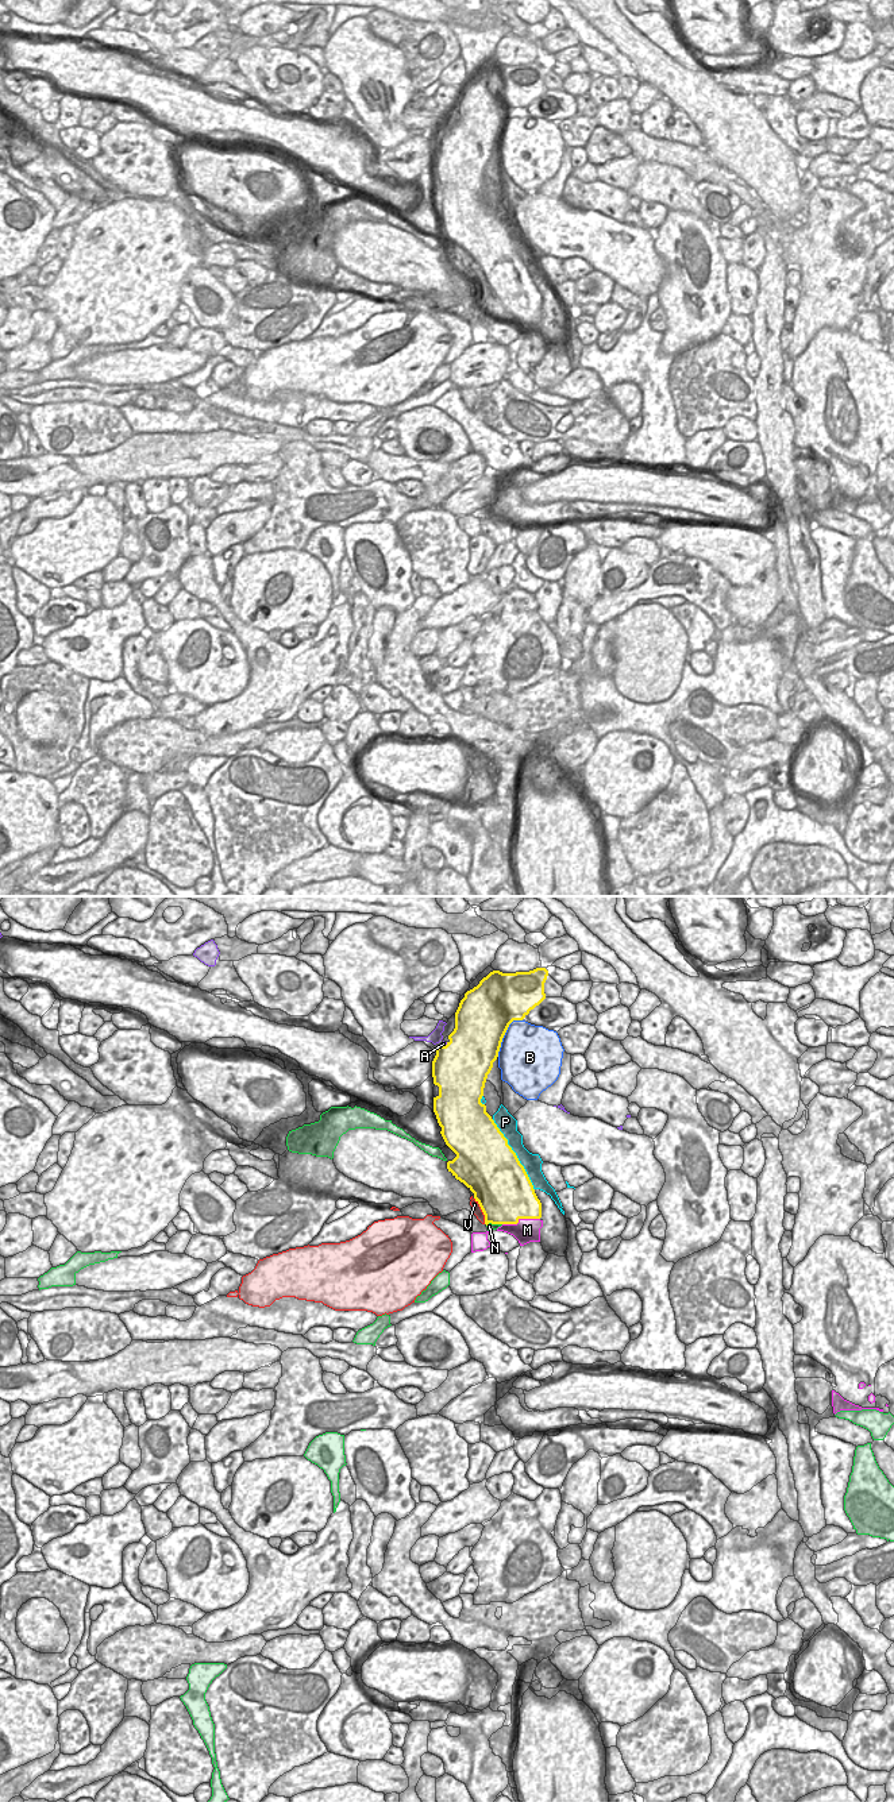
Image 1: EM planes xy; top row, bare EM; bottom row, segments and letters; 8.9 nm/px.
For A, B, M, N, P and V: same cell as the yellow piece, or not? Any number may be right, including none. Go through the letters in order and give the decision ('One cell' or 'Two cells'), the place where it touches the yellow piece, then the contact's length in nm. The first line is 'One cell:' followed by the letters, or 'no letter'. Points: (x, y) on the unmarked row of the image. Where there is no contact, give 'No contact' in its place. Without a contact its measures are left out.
One cell: P
A: Two cells. Touches yellow at xy (443, 139). Shared border 80 nm
B: Two cells. Touches yellow at xy (504, 127). Shared border 400 nm
M: Two cells. Touches yellow at xy (520, 311). Shared border 340 nm
N: Two cells. Touches yellow at xy (493, 316). Shared border 150 nm
P: One cell. Touches yellow at xy (515, 247). Shared border 750 nm
V: Two cells. Touches yellow at xy (482, 304). Shared border 260 nm.

